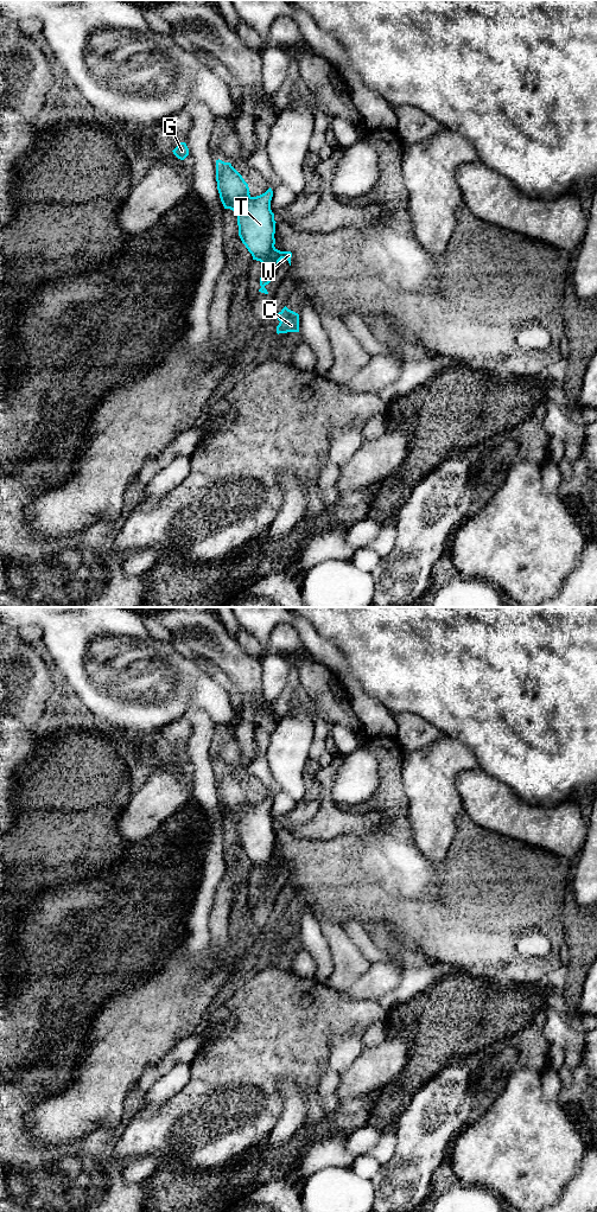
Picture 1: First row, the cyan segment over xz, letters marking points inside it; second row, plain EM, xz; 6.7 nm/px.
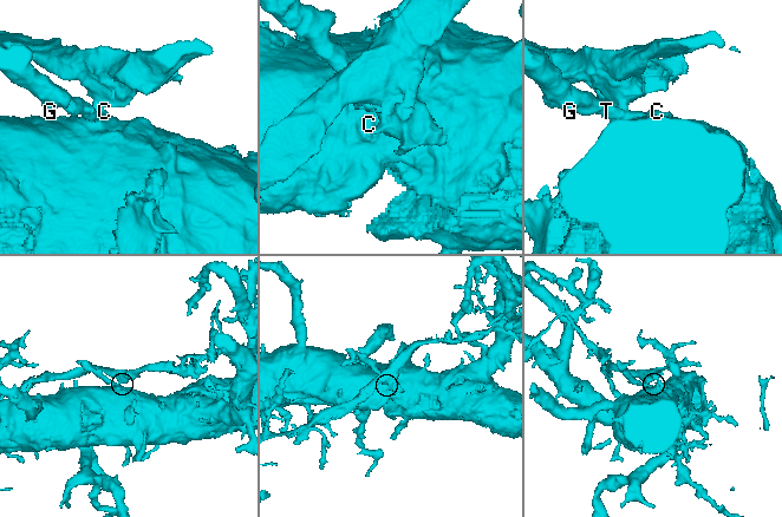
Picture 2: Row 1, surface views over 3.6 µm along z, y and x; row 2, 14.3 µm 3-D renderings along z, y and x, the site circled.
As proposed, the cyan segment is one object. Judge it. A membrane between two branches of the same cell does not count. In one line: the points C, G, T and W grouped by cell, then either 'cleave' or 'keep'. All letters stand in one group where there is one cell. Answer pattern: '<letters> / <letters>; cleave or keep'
C G T / W; cleave

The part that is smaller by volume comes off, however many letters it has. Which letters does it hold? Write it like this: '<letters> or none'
W

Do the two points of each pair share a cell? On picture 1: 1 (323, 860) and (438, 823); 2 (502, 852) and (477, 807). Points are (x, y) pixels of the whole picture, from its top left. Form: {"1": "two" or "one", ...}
{"1": "two", "2": "two"}

